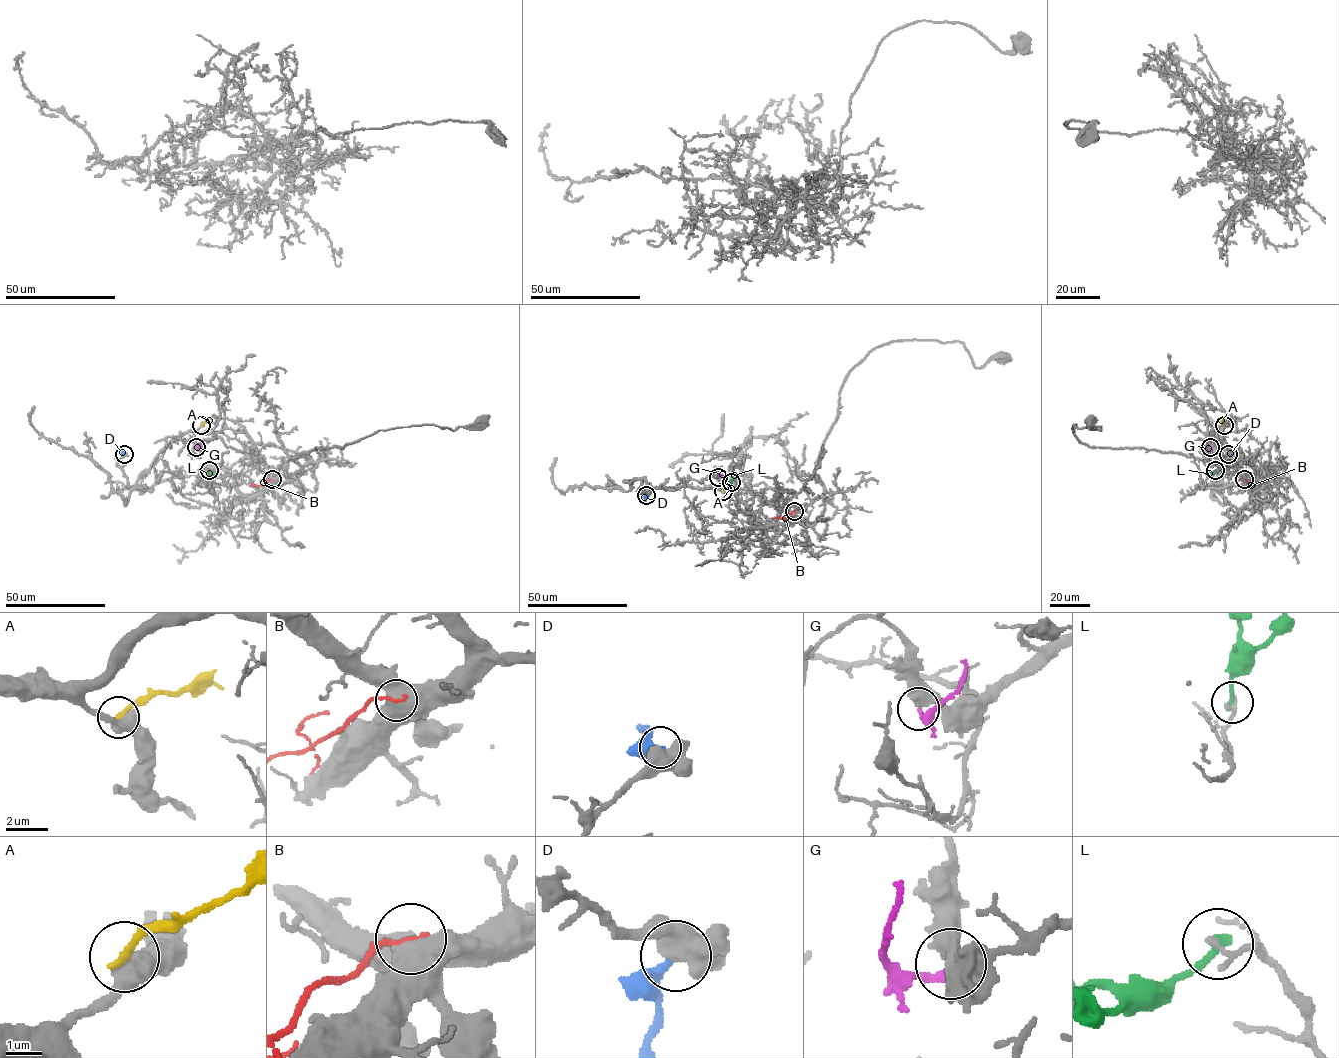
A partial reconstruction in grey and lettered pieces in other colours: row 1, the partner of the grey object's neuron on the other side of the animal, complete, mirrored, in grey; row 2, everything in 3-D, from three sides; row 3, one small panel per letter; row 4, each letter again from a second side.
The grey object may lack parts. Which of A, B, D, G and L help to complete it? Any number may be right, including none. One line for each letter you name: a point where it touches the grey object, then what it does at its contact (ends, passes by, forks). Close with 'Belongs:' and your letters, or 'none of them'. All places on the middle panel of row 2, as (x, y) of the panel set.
Belongs: none of them

